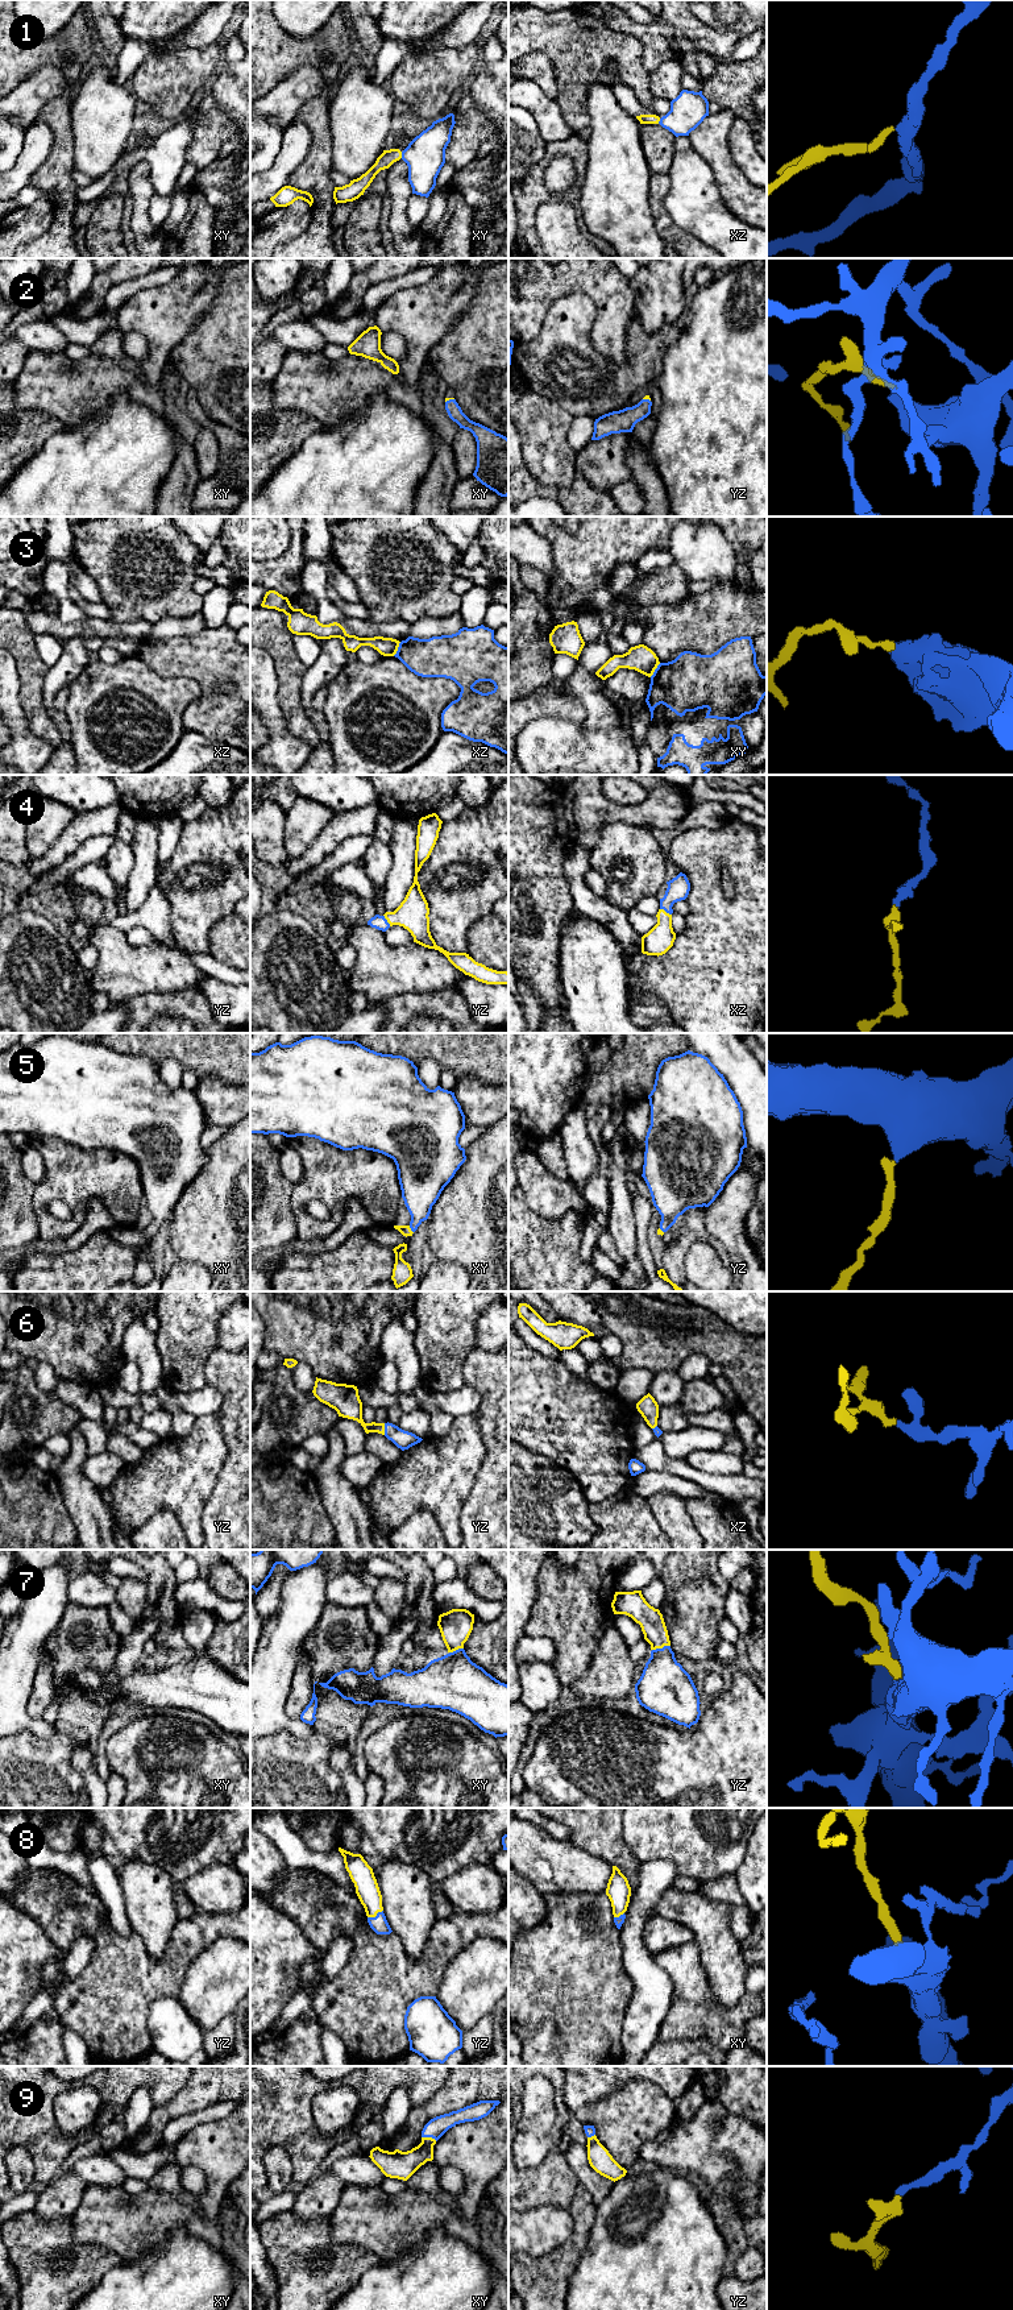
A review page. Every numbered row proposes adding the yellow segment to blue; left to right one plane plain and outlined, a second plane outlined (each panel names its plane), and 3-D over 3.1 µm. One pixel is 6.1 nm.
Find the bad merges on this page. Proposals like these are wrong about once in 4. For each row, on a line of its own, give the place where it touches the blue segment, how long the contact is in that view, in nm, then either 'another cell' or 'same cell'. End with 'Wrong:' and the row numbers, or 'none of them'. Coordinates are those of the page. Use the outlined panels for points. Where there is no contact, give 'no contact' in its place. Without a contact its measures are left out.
1: contact xy (402, 154); length 40 nm; same cell
2: contact xy (449, 399); length 60 nm; same cell
3: contact xz (398, 648); length 100 nm; another cell
4: contact xz (665, 911); length 80 nm; same cell
5: contact xy (411, 1230); length 50 nm; same cell
6: contact yz (385, 1429); length 70 nm; same cell
7: contact yz (660, 1649); length 120 nm; same cell
8: contact yz (376, 1916); length 110 nm; same cell
9: contact xy (430, 2136); length 100 nm; same cell
Wrong: 3

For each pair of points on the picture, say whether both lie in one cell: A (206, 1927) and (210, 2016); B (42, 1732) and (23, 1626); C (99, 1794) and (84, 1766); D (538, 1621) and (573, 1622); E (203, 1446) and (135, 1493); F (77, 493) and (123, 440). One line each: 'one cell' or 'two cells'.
A: two cells
B: one cell
C: one cell
D: one cell
E: one cell
F: one cell

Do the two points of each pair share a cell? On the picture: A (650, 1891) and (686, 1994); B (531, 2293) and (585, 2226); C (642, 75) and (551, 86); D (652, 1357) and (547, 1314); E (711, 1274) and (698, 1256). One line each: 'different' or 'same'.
A: different
B: same
C: different
D: different
E: same

